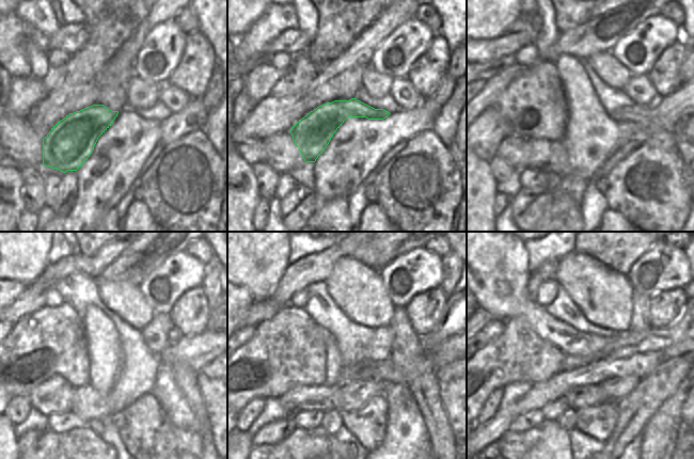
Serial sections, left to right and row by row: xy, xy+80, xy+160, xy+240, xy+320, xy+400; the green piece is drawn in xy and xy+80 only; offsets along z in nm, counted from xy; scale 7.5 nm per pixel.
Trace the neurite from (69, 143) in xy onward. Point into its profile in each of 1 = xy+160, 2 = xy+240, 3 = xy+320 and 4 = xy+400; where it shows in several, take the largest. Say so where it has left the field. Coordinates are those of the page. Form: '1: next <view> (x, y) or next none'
1: next xy+160 (636, 112)
2: next xy+240 (198, 350)
3: next xy+320 (444, 349)
4: next none

